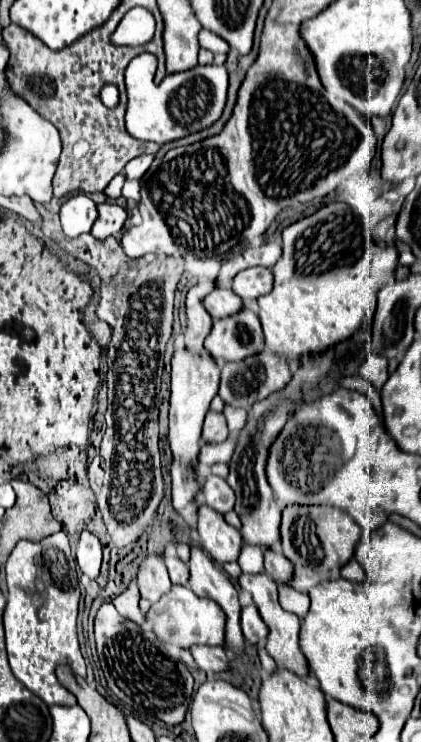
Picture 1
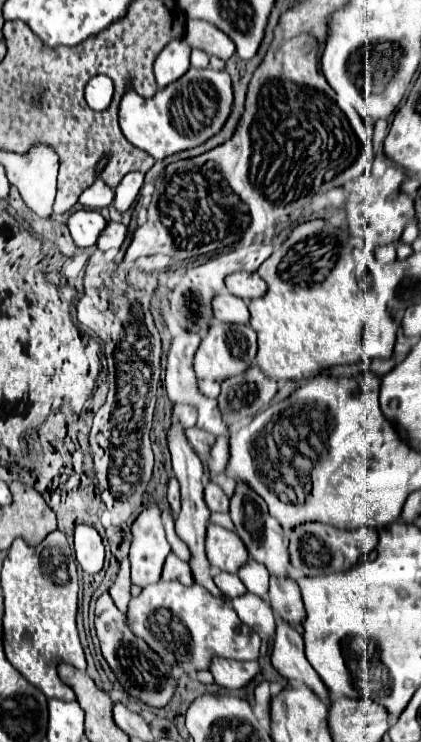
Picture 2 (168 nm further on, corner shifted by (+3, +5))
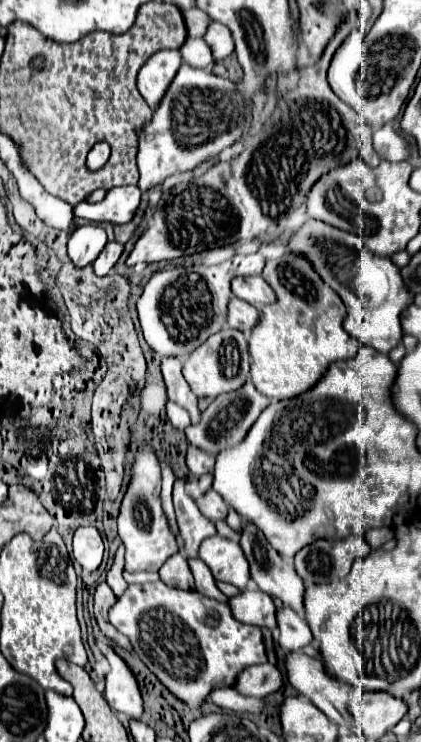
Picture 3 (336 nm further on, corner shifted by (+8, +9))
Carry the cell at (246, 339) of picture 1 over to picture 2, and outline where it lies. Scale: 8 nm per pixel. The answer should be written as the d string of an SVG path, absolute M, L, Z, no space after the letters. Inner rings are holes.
M218 323L212 325L208 335L202 339L196 357L194 357L194 373L198 379L212 379L222 383L234 375L242 375L248 367L254 365L256 357L256 333L248 325L228 325Z

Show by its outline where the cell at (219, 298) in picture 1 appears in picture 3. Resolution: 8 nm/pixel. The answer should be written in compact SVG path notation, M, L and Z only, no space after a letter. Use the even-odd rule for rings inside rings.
M231 297L229 299L229 307L227 307L227 323L233 327L233 329L239 329L243 333L249 333L251 327L257 323L259 319L259 309L237 299L237 297Z

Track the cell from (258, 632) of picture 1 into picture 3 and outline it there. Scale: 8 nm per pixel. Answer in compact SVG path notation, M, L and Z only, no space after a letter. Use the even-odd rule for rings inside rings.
M245 589L229 597L229 607L231 607L233 617L241 623L249 623L255 627L267 627L267 629L277 627L275 605L271 597L263 591Z

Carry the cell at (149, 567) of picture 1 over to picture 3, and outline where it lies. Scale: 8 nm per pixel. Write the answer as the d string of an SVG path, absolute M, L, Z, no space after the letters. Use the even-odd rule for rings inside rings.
M143 445L131 467L133 479L123 497L119 513L119 537L127 549L125 571L159 571L159 567L177 553L177 541L167 527L165 513L161 509L161 467L151 447Z

